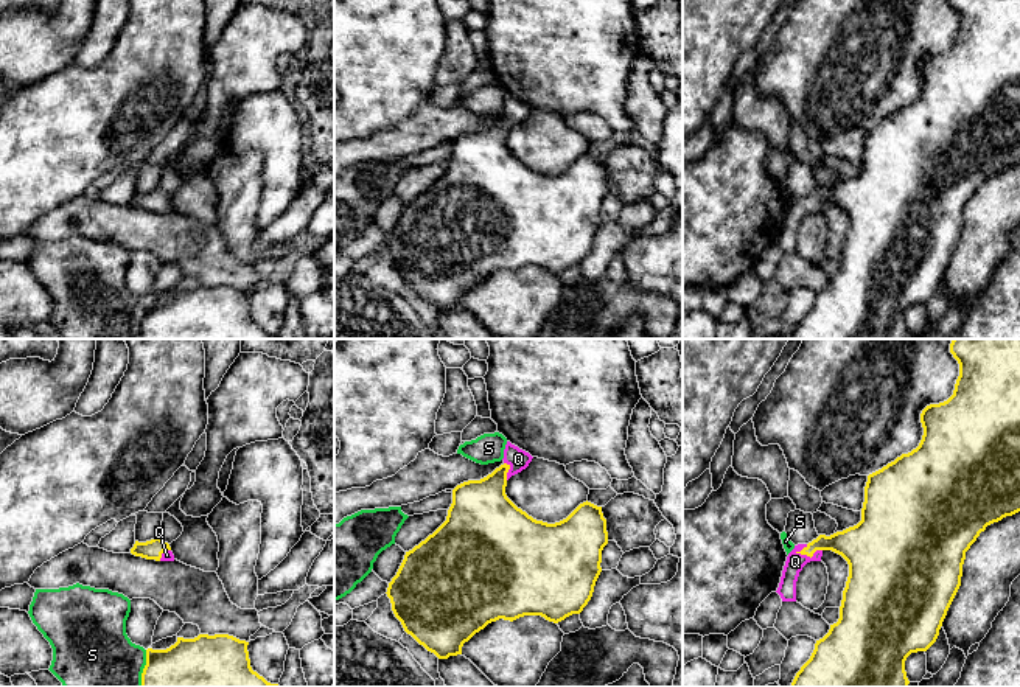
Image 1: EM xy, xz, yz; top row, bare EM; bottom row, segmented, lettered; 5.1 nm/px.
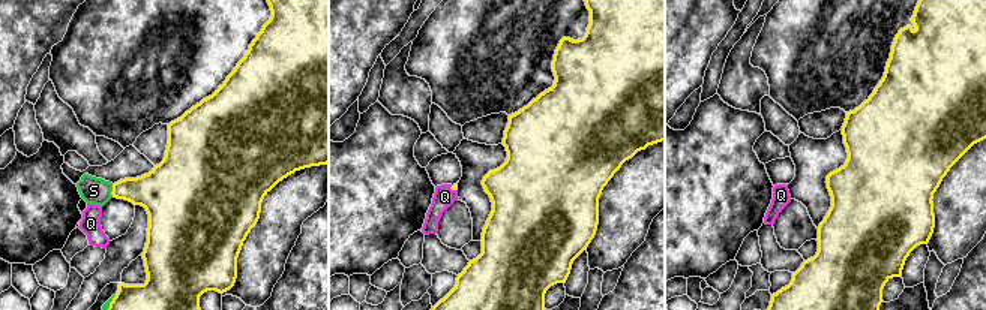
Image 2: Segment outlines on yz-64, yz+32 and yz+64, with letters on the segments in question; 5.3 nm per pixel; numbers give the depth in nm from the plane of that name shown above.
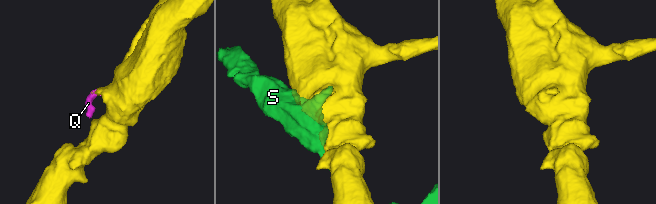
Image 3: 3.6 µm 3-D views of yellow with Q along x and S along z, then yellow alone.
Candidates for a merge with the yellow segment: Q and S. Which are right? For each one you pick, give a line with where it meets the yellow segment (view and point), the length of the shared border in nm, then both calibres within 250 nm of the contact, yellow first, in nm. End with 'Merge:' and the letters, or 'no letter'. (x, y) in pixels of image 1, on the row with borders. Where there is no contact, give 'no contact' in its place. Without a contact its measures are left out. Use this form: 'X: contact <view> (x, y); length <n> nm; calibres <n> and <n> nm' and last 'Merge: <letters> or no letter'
Q: contact yz (807, 555); length 140 nm; calibres 180 and 100 nm
Merge: Q

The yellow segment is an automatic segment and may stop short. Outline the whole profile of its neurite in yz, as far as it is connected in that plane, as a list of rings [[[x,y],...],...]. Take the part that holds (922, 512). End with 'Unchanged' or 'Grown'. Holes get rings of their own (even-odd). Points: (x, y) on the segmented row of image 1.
[[[953,339],[950,353],[959,364],[959,376],[953,395],[939,404],[927,406],[920,413],[924,435],[916,449],[902,454],[894,462],[868,476],[861,521],[830,536],[819,535],[809,544],[798,544],[788,553],[777,594],[782,602],[796,602],[796,581],[802,567],[810,561],[821,561],[824,550],[841,555],[849,564],[849,577],[843,591],[840,619],[829,633],[816,640],[810,659],[796,673],[790,687],[908,687],[905,661],[911,653],[927,651],[938,639],[947,611],[961,586],[966,552],[987,525],[1020,511],[1020,339]]]. Grown

